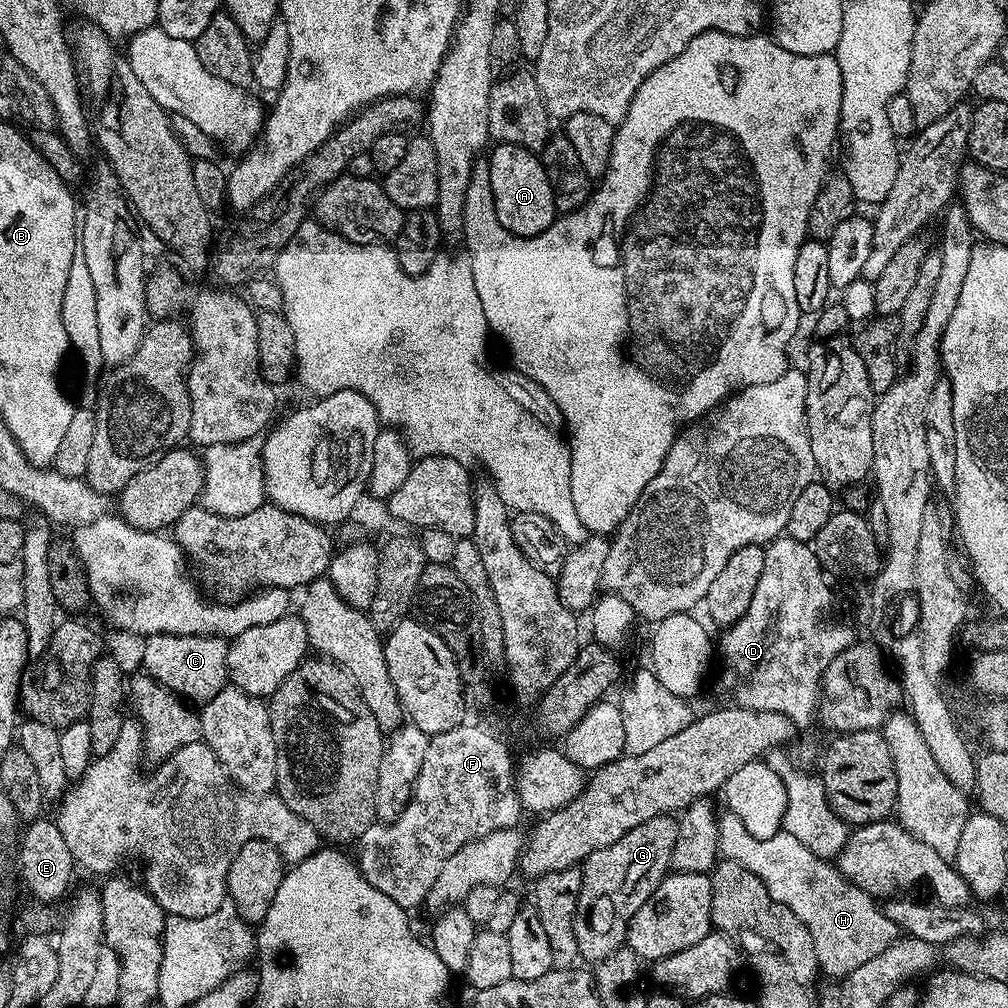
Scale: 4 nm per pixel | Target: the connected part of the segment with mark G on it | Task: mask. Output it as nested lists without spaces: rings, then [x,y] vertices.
[[[675,815],[655,816],[650,822],[642,822],[642,826],[634,826],[614,846],[606,850],[594,850],[582,865],[582,890],[578,894],[578,906],[574,914],[574,934],[578,938],[578,950],[586,961],[597,962],[614,954],[619,948],[625,947],[628,938],[628,927],[632,916],[642,910],[646,898],[658,890],[664,877],[669,875],[672,868],[672,851],[678,838],[680,825]]]

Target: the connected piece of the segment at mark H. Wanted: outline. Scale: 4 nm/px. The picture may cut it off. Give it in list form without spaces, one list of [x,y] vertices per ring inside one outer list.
[[[721,811],[719,818],[720,856],[746,866],[750,874],[762,878],[774,902],[782,902],[798,914],[806,930],[810,930],[816,962],[823,975],[825,972],[832,976],[828,978],[843,978],[851,969],[882,954],[882,950],[897,940],[898,929],[894,922],[890,922],[877,897],[851,884],[835,863],[806,850],[794,834],[782,830],[774,834],[774,838],[754,838],[754,834],[742,826],[742,821],[733,812]]]

